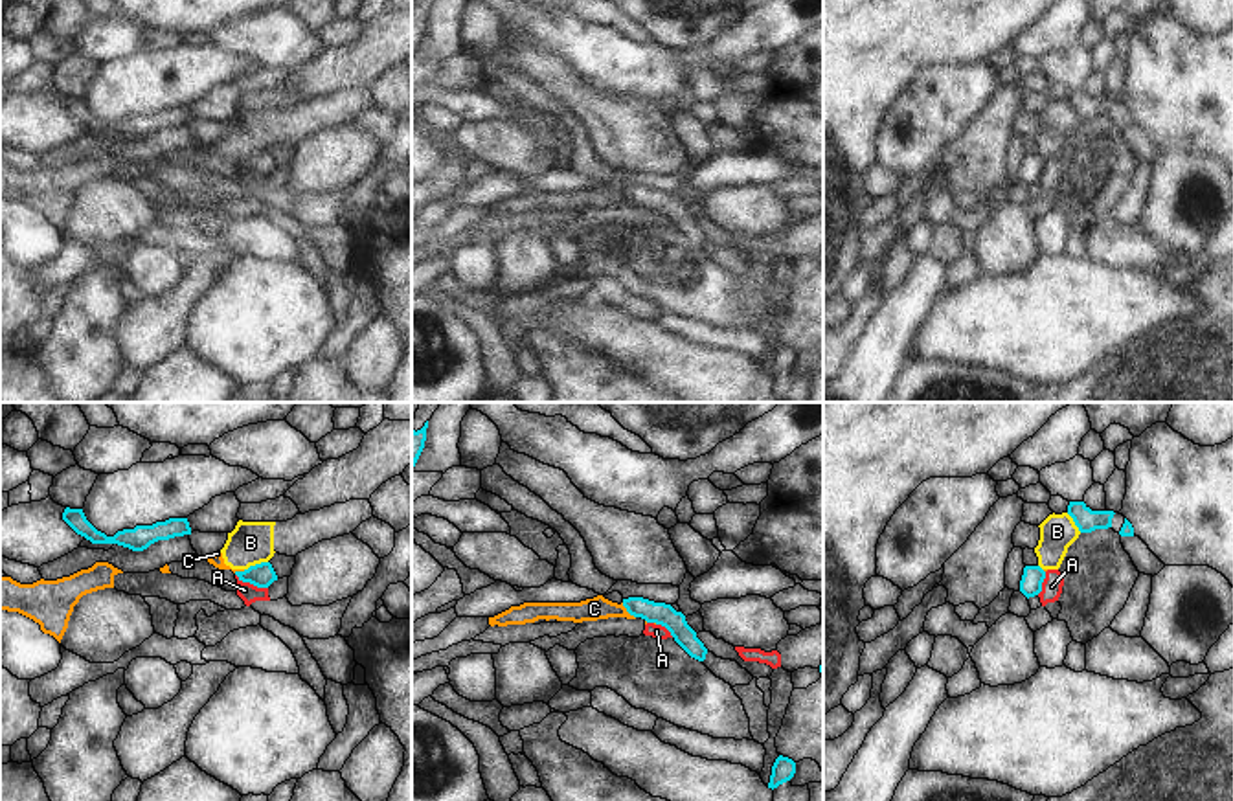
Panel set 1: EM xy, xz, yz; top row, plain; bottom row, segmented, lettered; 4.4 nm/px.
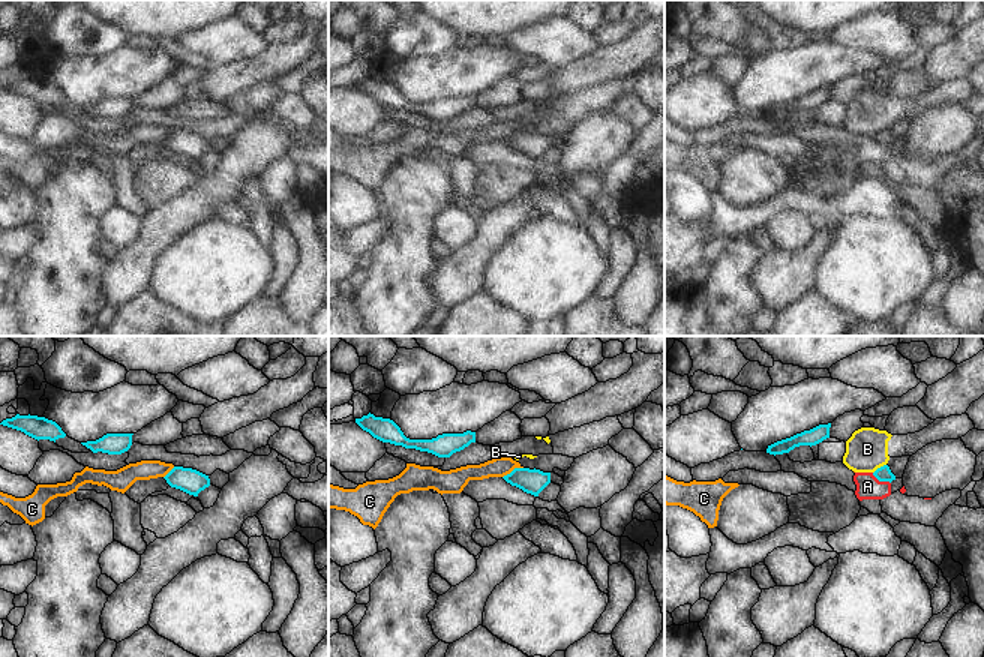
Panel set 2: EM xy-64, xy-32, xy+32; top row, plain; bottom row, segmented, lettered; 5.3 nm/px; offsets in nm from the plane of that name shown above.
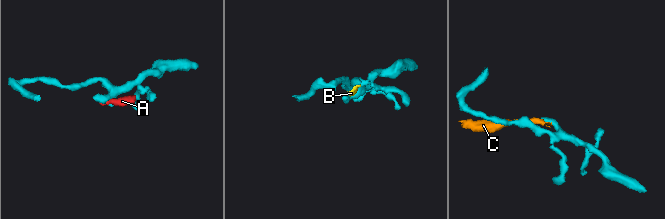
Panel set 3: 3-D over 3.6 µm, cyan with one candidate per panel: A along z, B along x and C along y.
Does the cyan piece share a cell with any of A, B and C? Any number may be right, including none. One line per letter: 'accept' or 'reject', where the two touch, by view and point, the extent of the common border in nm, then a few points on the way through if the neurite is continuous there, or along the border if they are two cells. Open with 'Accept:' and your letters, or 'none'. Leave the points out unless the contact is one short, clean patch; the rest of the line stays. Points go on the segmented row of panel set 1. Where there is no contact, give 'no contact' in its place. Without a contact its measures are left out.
Accept: none
A: reject | xy (252, 583) | 160 nm | along xy (236, 574), (243, 581), (267, 588)
B: reject | xy (256, 564) | 110 nm | along xy (267, 561), (250, 564), (245, 570)
C: reject | xz (627, 610) | 90 nm | along xz (622, 603), (634, 618)

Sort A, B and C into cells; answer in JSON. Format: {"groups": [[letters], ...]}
{"groups": [["A"], ["B", "C"]]}

